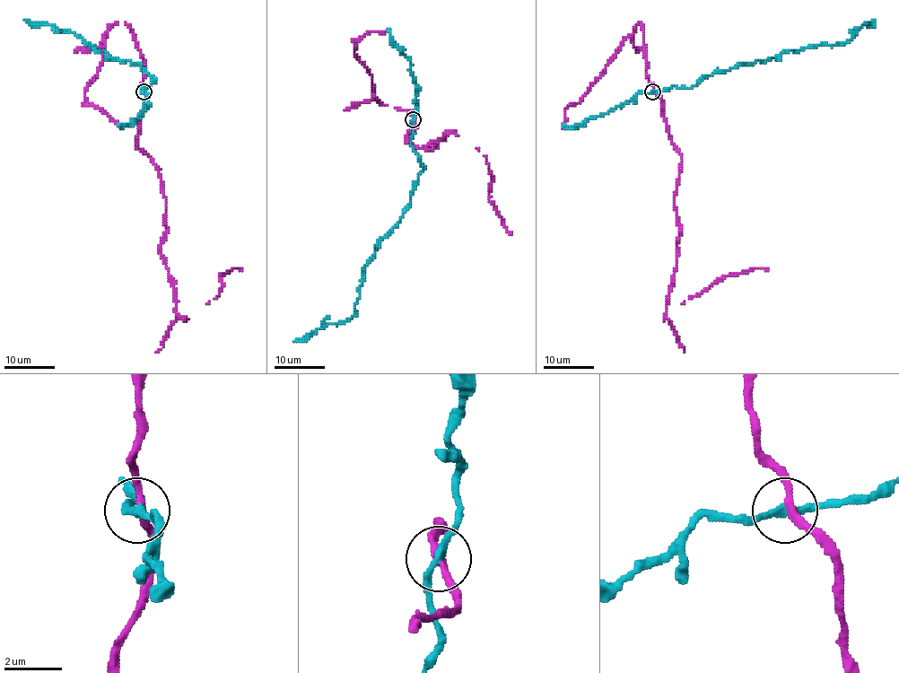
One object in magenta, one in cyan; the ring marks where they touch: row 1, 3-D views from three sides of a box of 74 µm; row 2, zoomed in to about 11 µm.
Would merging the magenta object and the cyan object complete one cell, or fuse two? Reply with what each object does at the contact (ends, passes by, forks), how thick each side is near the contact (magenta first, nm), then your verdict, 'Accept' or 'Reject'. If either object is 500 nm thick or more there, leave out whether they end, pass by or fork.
At the ring magenta passes by. At the ring cyan passes by. Thickness 240 nm (magenta) against 240 nm. Reject

